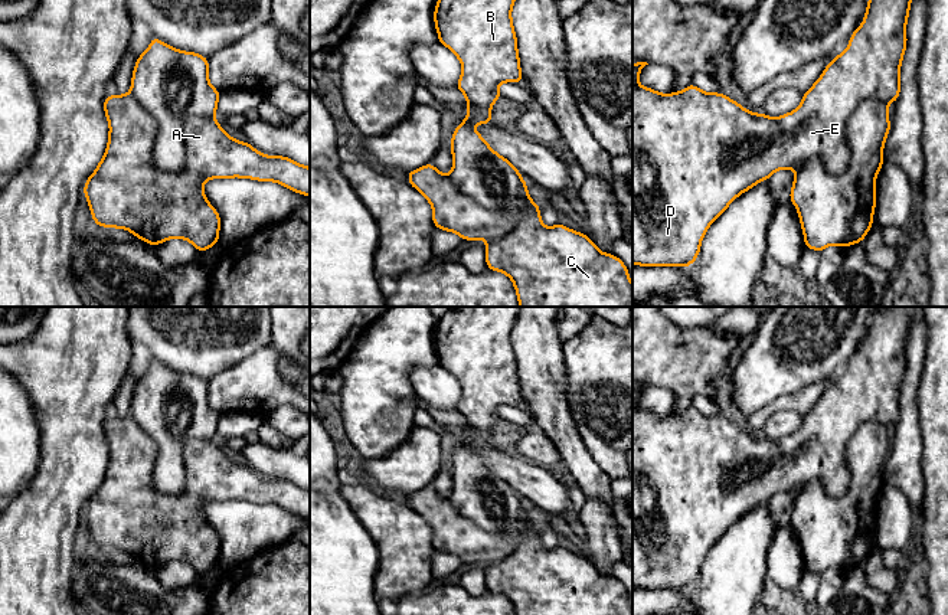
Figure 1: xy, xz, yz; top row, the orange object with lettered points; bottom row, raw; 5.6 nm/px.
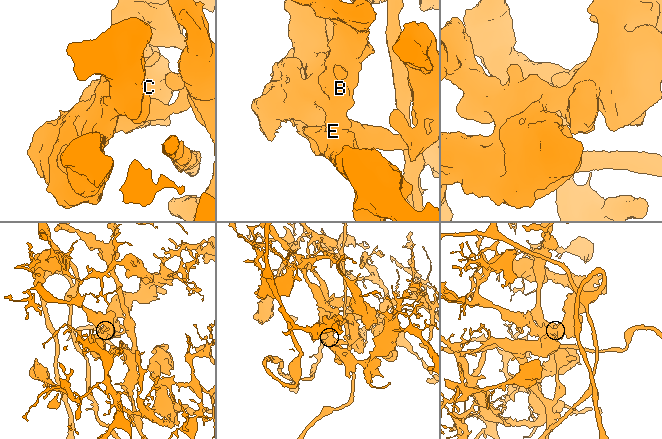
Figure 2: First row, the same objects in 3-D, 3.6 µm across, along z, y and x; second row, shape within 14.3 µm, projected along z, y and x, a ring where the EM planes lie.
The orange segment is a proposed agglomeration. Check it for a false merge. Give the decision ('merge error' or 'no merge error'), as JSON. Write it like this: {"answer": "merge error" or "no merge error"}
{"answer": "merge error"}

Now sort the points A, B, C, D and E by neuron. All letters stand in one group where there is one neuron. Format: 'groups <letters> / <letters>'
groups A / B C D E

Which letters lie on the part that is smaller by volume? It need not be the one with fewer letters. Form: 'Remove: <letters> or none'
Remove: A

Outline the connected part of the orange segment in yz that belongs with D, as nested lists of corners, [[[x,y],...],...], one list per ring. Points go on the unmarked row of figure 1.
[[[882,307],[879,311],[870,314],[870,321],[866,328],[863,346],[851,356],[847,372],[834,379],[826,389],[821,399],[814,408],[802,416],[802,423],[797,432],[784,436],[778,441],[771,441],[764,435],[754,436],[739,428],[736,423],[728,421],[720,415],[707,416],[690,406],[680,415],[660,416],[656,412],[644,410],[638,406],[641,392],[647,385],[637,385],[632,387],[632,586],[638,589],[683,589],[689,591],[700,576],[700,566],[709,549],[728,531],[728,529],[742,516],[752,511],[755,507],[769,503],[769,500],[782,491],[800,493],[807,484],[818,480],[830,497],[841,497],[849,487],[850,472],[846,465],[846,445],[866,422],[880,422],[886,426],[896,425],[900,415],[900,387],[906,373],[906,346],[909,331],[912,327],[912,317],[909,307]]]

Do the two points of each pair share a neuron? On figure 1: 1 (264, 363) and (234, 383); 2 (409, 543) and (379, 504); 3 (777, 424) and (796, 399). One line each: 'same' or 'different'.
1: same
2: same
3: different

